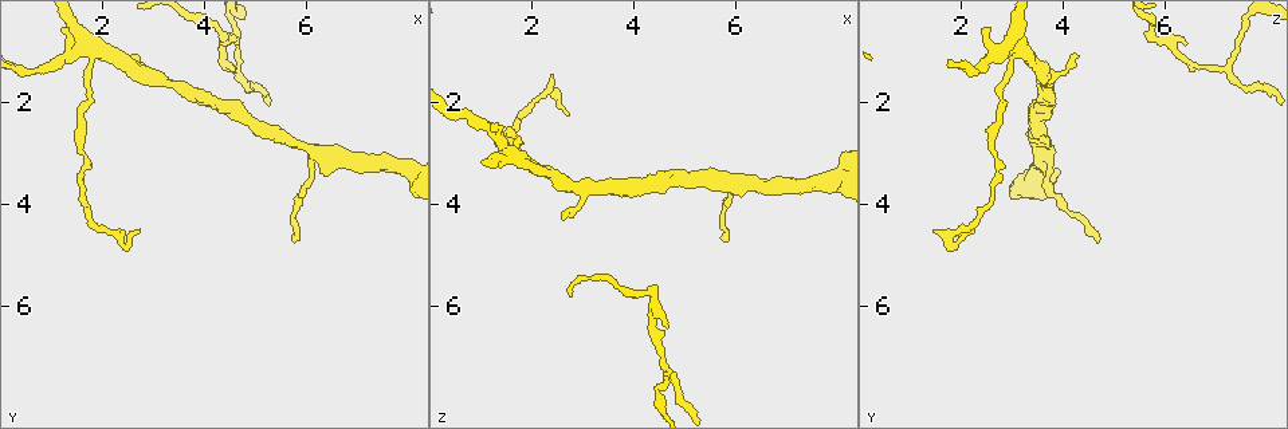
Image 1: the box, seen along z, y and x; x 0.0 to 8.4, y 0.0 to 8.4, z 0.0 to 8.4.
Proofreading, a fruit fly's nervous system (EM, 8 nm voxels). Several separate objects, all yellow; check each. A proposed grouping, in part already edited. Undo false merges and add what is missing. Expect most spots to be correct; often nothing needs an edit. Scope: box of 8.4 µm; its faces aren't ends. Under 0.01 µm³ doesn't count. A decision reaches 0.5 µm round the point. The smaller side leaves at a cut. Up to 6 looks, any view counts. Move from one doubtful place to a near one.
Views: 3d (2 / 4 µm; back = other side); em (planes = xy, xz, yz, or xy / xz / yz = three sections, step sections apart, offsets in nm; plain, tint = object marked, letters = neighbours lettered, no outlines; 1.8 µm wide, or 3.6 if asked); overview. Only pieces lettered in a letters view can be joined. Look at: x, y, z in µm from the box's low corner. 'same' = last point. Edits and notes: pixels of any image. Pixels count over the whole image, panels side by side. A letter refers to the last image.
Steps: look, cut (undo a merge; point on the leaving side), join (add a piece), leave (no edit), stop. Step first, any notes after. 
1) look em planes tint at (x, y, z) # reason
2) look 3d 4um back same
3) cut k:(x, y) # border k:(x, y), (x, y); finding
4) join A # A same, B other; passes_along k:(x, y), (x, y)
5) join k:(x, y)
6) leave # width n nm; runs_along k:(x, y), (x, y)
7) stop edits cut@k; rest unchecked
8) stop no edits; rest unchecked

look em planes plain at (2.00, 1.10, 3.15) # four-way junction

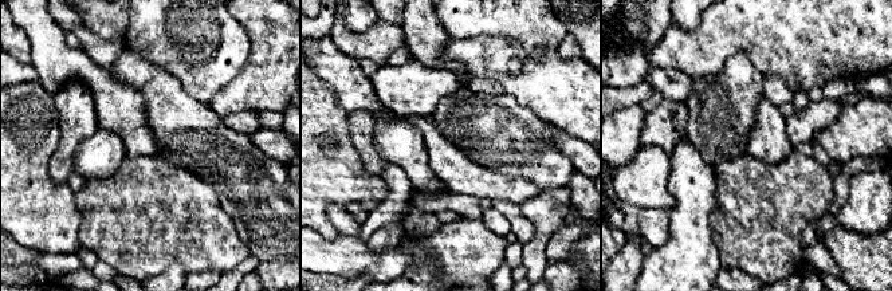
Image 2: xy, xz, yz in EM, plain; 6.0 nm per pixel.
look em planes letters same # see the neighbours

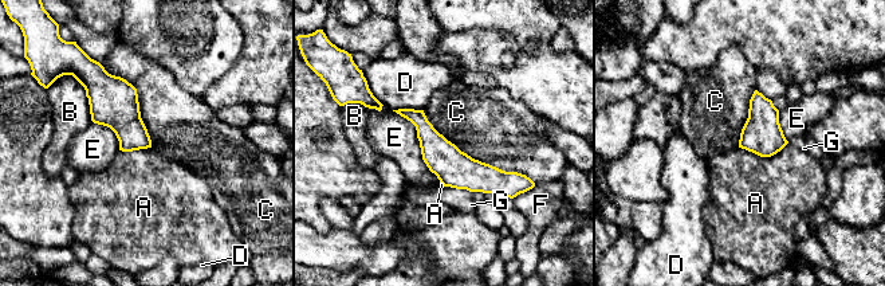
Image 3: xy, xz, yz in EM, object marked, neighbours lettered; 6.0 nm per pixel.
leave # width 190 nm; A other, B other, C other, D other, E other, F other, G other; border 3:(423, 110), (461, 151), (530, 179); one neuron here

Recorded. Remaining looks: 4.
look 3d 2um at (2.70, 4.50, 2.25) # long arm stops here

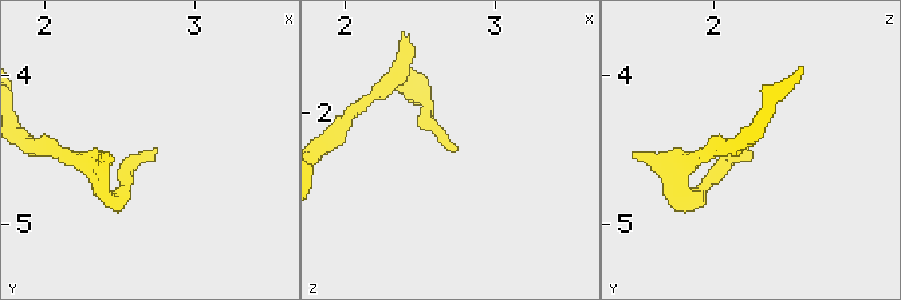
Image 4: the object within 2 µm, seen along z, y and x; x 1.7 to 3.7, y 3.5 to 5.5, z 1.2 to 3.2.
look em planes letters at (2.72, 4.54, 2.26) # now the EM

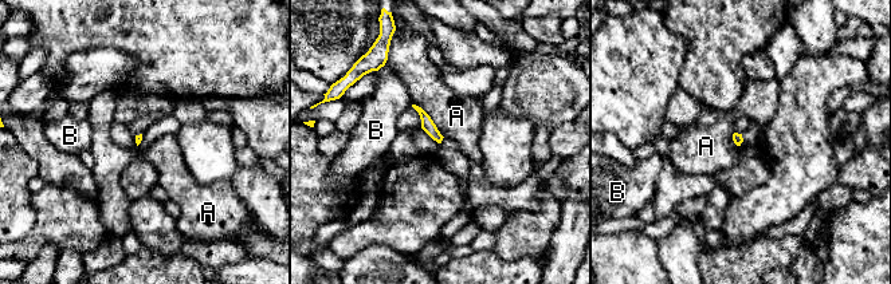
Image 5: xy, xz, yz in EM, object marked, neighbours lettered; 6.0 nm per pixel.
leave # A other, B other; border 5:(413, 103), (430, 117), (444, 137); no lettered piece goes on from it

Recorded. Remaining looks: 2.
look em yz step 4 tint at (6.50, 3.15, 3.60) # thin neck

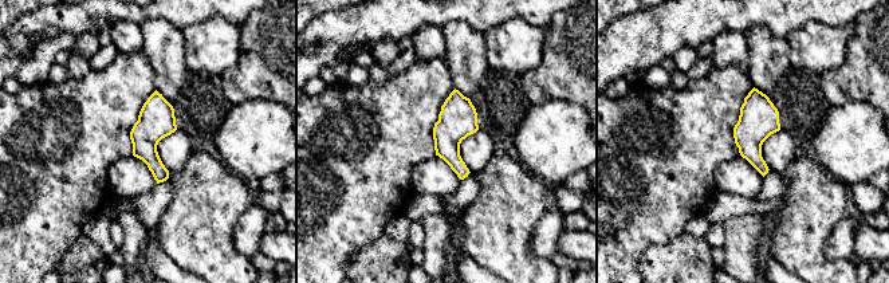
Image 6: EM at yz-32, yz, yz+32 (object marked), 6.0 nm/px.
look em yz step 4 letters same # what lies round it

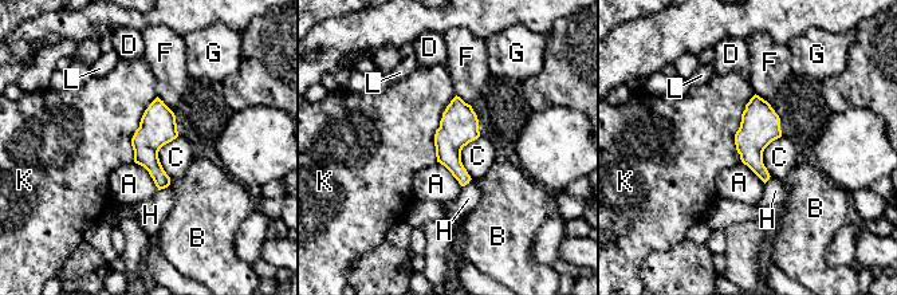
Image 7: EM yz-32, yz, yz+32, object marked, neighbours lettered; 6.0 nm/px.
leave # A other, B other, C other, D other, F other, G other, H other, K other, L other; border 7:(755, 94), (735, 134), (740, 161); continuous, no second neuron

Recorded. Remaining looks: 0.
stop no edits; rest unchecked

